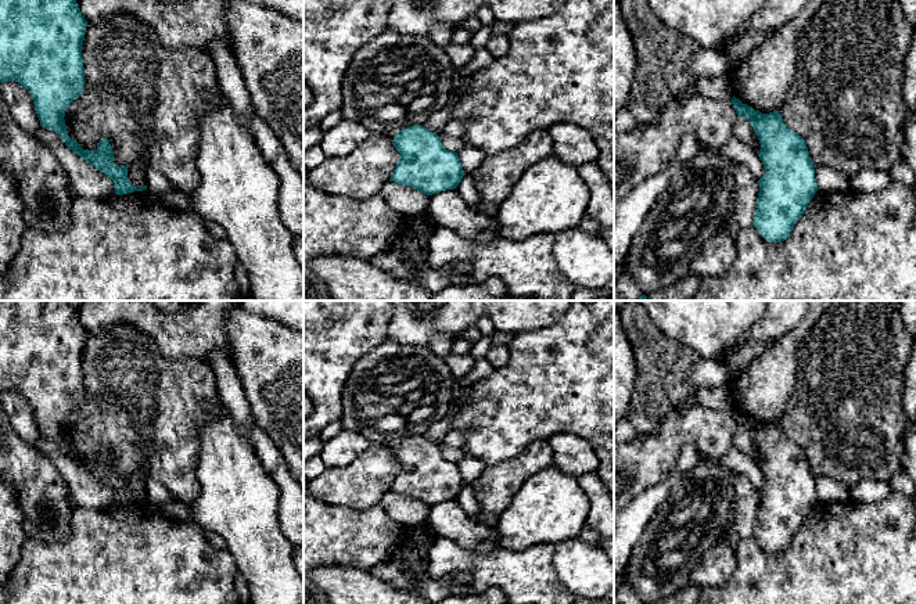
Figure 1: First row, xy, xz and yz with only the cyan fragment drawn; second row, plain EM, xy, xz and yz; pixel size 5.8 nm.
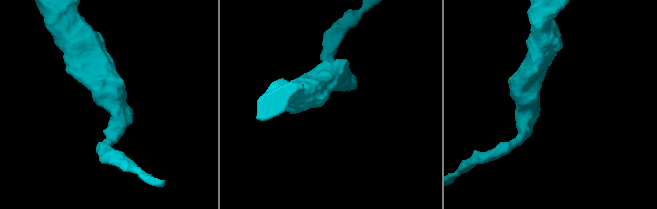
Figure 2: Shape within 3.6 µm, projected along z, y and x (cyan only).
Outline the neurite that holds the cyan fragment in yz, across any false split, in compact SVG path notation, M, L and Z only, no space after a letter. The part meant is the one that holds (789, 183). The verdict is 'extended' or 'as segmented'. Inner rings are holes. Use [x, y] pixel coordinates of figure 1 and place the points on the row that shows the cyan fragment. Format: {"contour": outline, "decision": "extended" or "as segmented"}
{"contour": "M734 96L730 101L737 116L751 123L761 144L757 154L765 175L758 180L752 226L768 242L784 241L819 190L816 166L805 140L783 122L780 111L762 114Z", "decision": "as segmented"}

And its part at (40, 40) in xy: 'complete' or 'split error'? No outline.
complete

